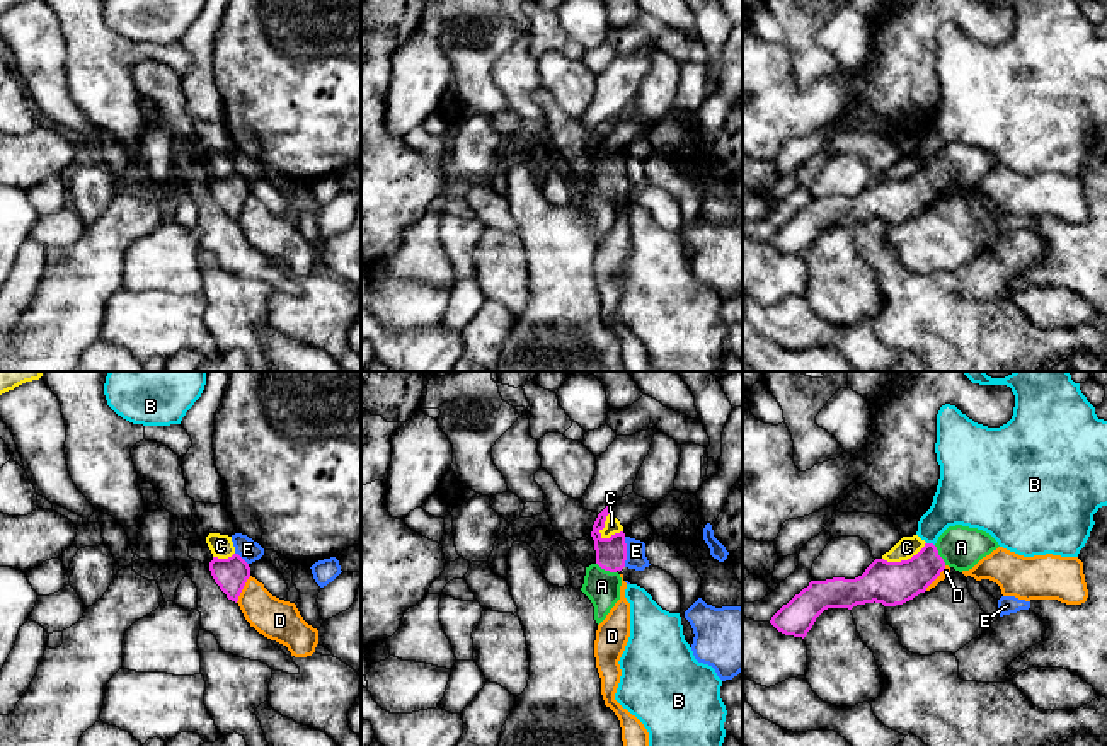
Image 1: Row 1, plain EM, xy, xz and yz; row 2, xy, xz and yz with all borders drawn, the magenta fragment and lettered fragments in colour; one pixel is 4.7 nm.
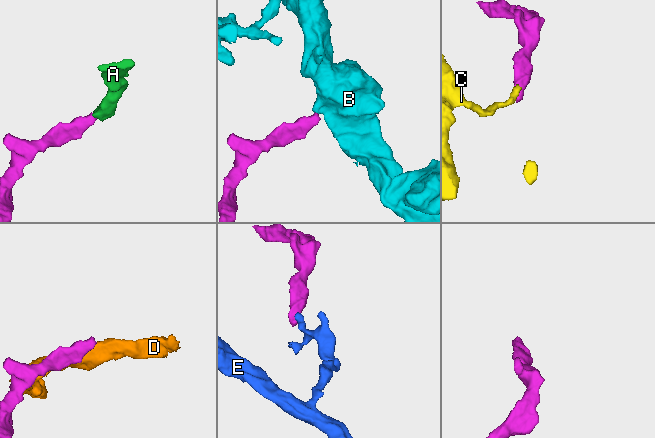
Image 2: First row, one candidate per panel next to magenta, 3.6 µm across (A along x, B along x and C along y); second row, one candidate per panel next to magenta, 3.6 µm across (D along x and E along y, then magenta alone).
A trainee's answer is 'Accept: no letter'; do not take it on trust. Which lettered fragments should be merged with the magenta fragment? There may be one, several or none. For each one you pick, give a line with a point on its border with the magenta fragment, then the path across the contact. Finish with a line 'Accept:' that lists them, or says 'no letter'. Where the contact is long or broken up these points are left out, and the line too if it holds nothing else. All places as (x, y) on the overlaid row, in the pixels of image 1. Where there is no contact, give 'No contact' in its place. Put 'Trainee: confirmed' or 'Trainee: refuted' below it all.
A: Touches magenta at xz (607, 569). Path across: xz (610, 552), (607, 569), (602, 576), (602, 586)
Accept: A
Trainee: refuted

